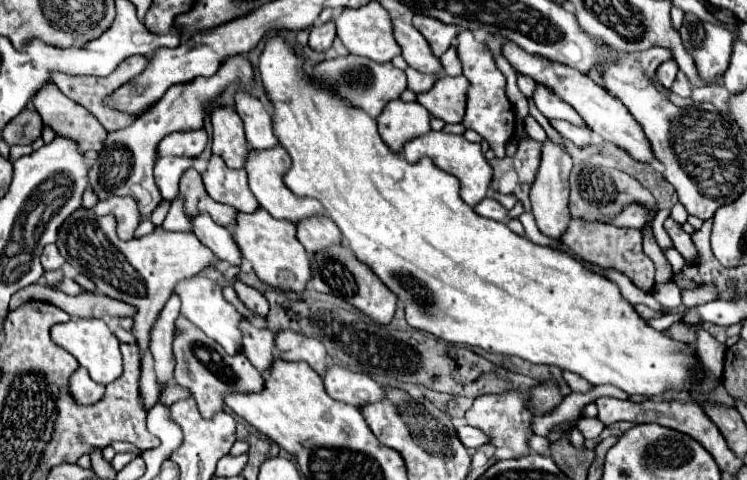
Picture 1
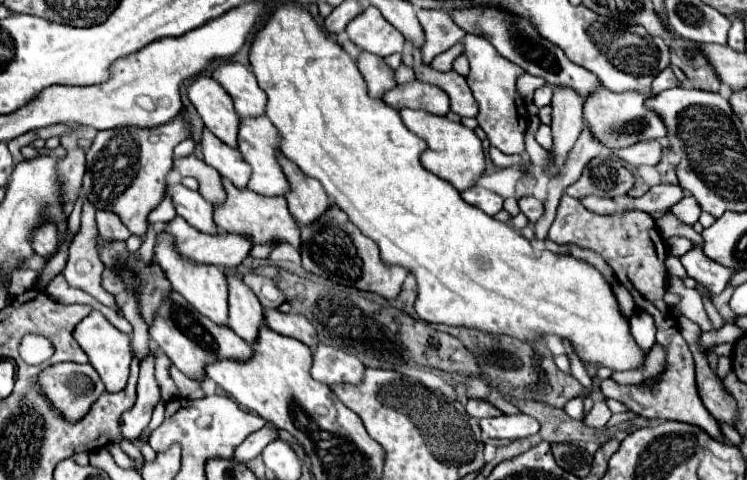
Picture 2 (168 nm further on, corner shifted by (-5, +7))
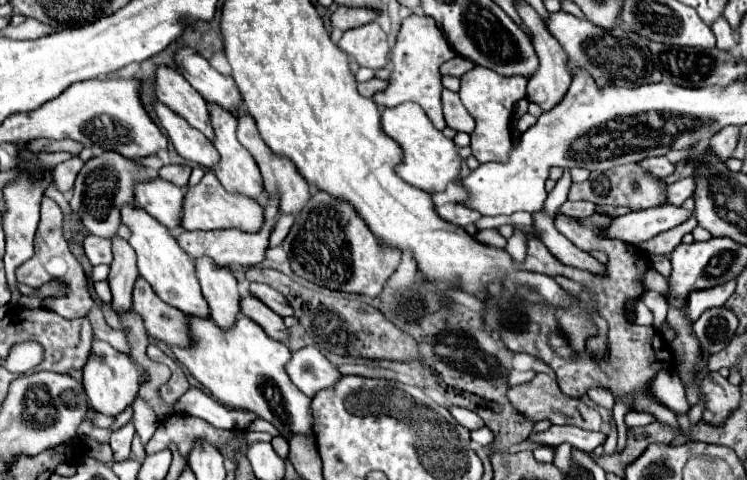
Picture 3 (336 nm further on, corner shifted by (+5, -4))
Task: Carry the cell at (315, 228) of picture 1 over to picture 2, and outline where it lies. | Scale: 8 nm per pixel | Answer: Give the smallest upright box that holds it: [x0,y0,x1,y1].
[279,154,331,226]

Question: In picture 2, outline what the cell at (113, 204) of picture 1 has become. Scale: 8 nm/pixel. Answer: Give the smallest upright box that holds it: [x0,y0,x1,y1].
[97,212,131,240]

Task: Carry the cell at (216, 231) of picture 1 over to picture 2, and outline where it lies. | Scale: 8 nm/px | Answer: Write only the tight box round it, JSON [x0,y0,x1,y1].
[167,184,219,236]

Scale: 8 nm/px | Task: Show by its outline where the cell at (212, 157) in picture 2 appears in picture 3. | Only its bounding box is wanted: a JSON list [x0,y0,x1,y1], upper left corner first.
[153,99,219,169]

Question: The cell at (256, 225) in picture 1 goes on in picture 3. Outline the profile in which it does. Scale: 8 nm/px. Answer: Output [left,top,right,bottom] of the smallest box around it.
[181,171,263,231]

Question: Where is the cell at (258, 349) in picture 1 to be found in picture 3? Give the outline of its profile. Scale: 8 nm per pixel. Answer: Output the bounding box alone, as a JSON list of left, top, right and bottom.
[193,259,239,329]

